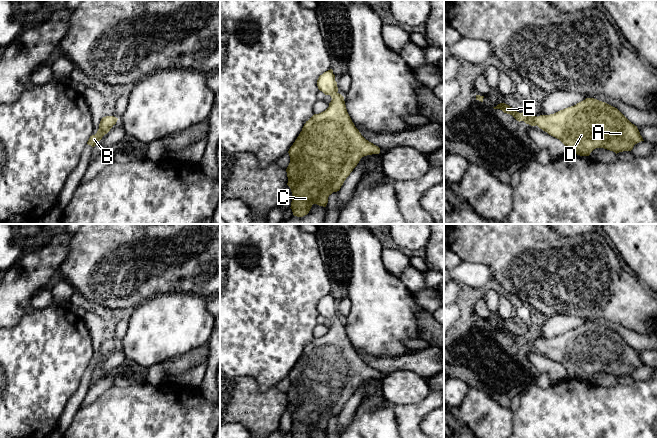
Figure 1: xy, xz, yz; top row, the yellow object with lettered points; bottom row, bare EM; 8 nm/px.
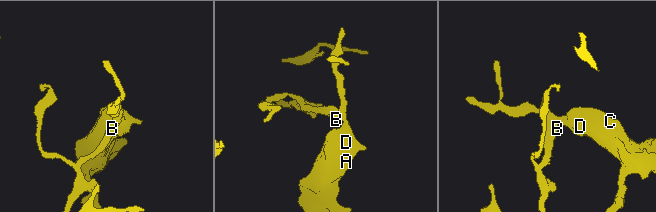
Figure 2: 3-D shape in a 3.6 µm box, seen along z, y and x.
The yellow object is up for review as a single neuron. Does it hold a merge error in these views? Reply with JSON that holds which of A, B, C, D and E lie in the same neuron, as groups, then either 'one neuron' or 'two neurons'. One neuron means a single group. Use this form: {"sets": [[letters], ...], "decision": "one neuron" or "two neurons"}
{"sets": [["A", "B", "C", "D", "E"]], "decision": "one neuron"}

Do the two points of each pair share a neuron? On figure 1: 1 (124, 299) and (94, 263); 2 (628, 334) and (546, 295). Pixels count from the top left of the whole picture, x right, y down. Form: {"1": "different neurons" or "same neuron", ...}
{"1": "same neuron", "2": "different neurons"}

